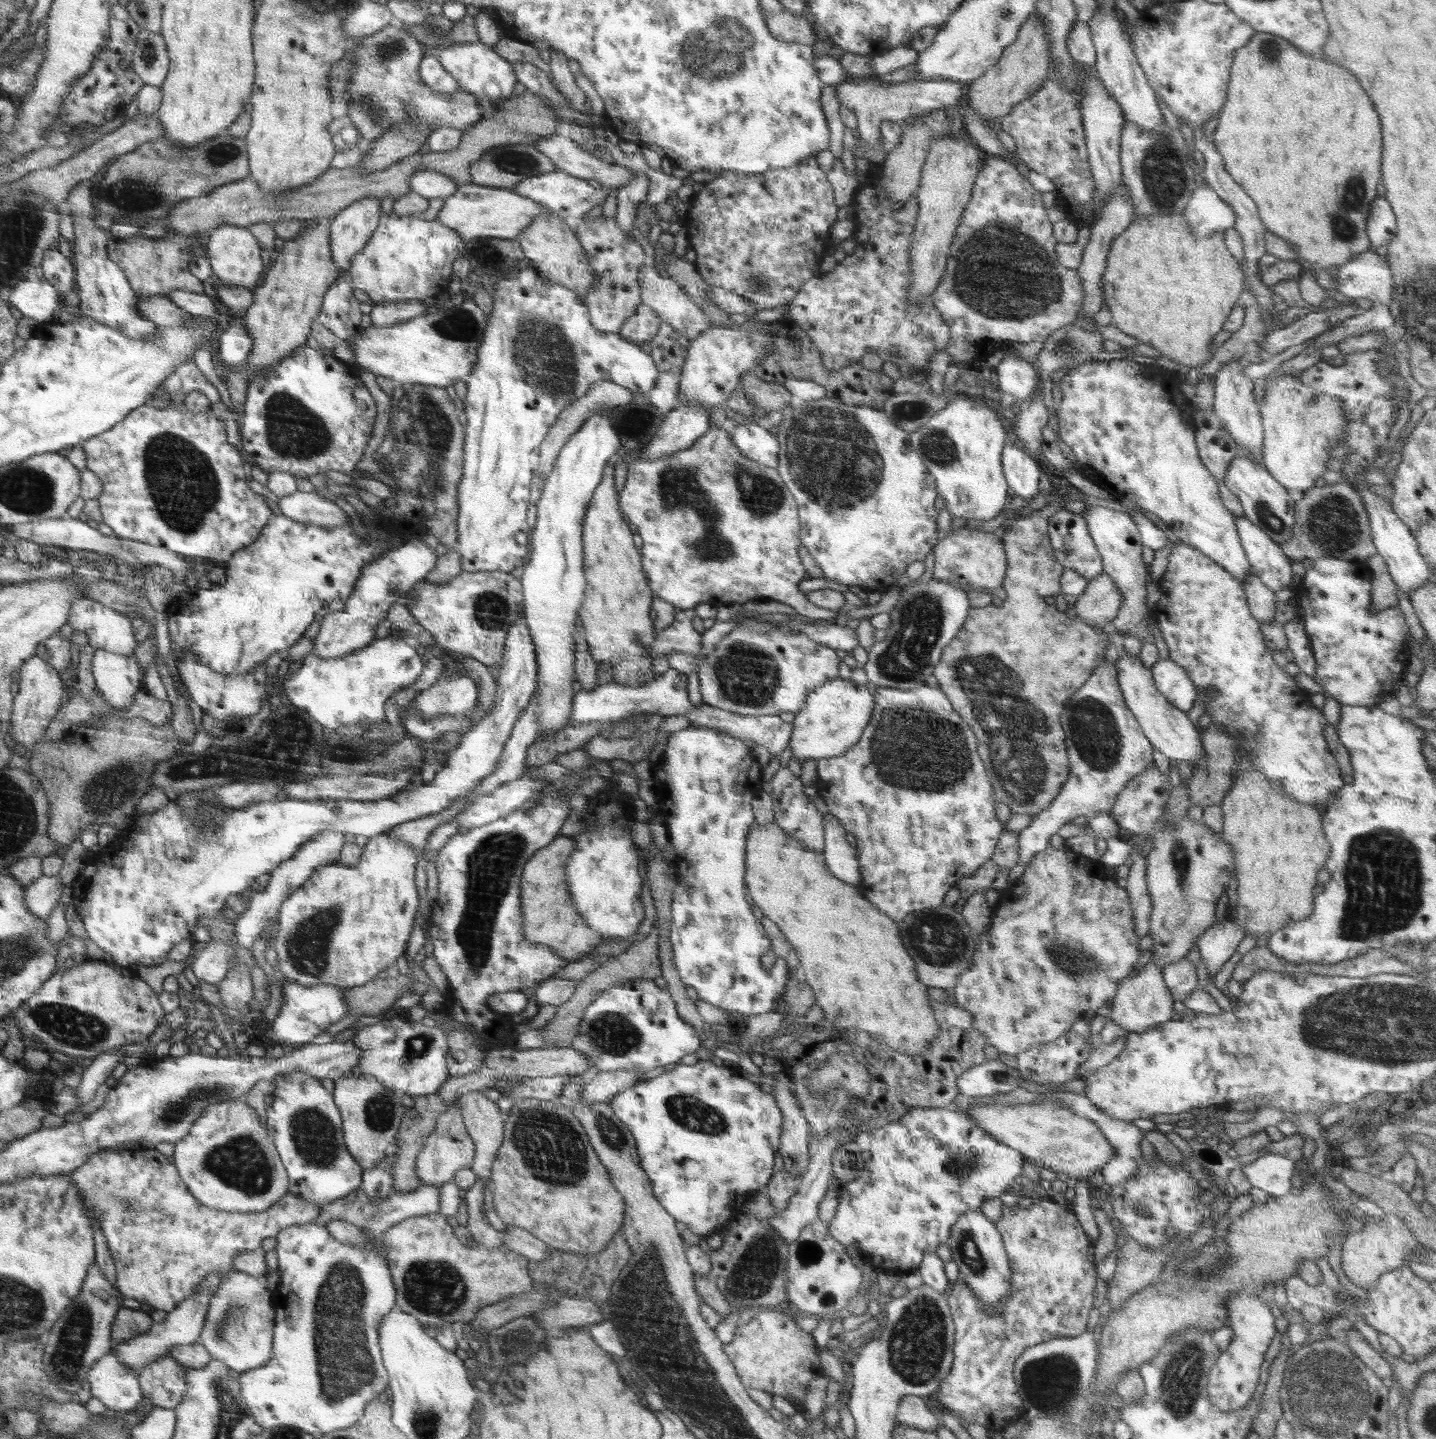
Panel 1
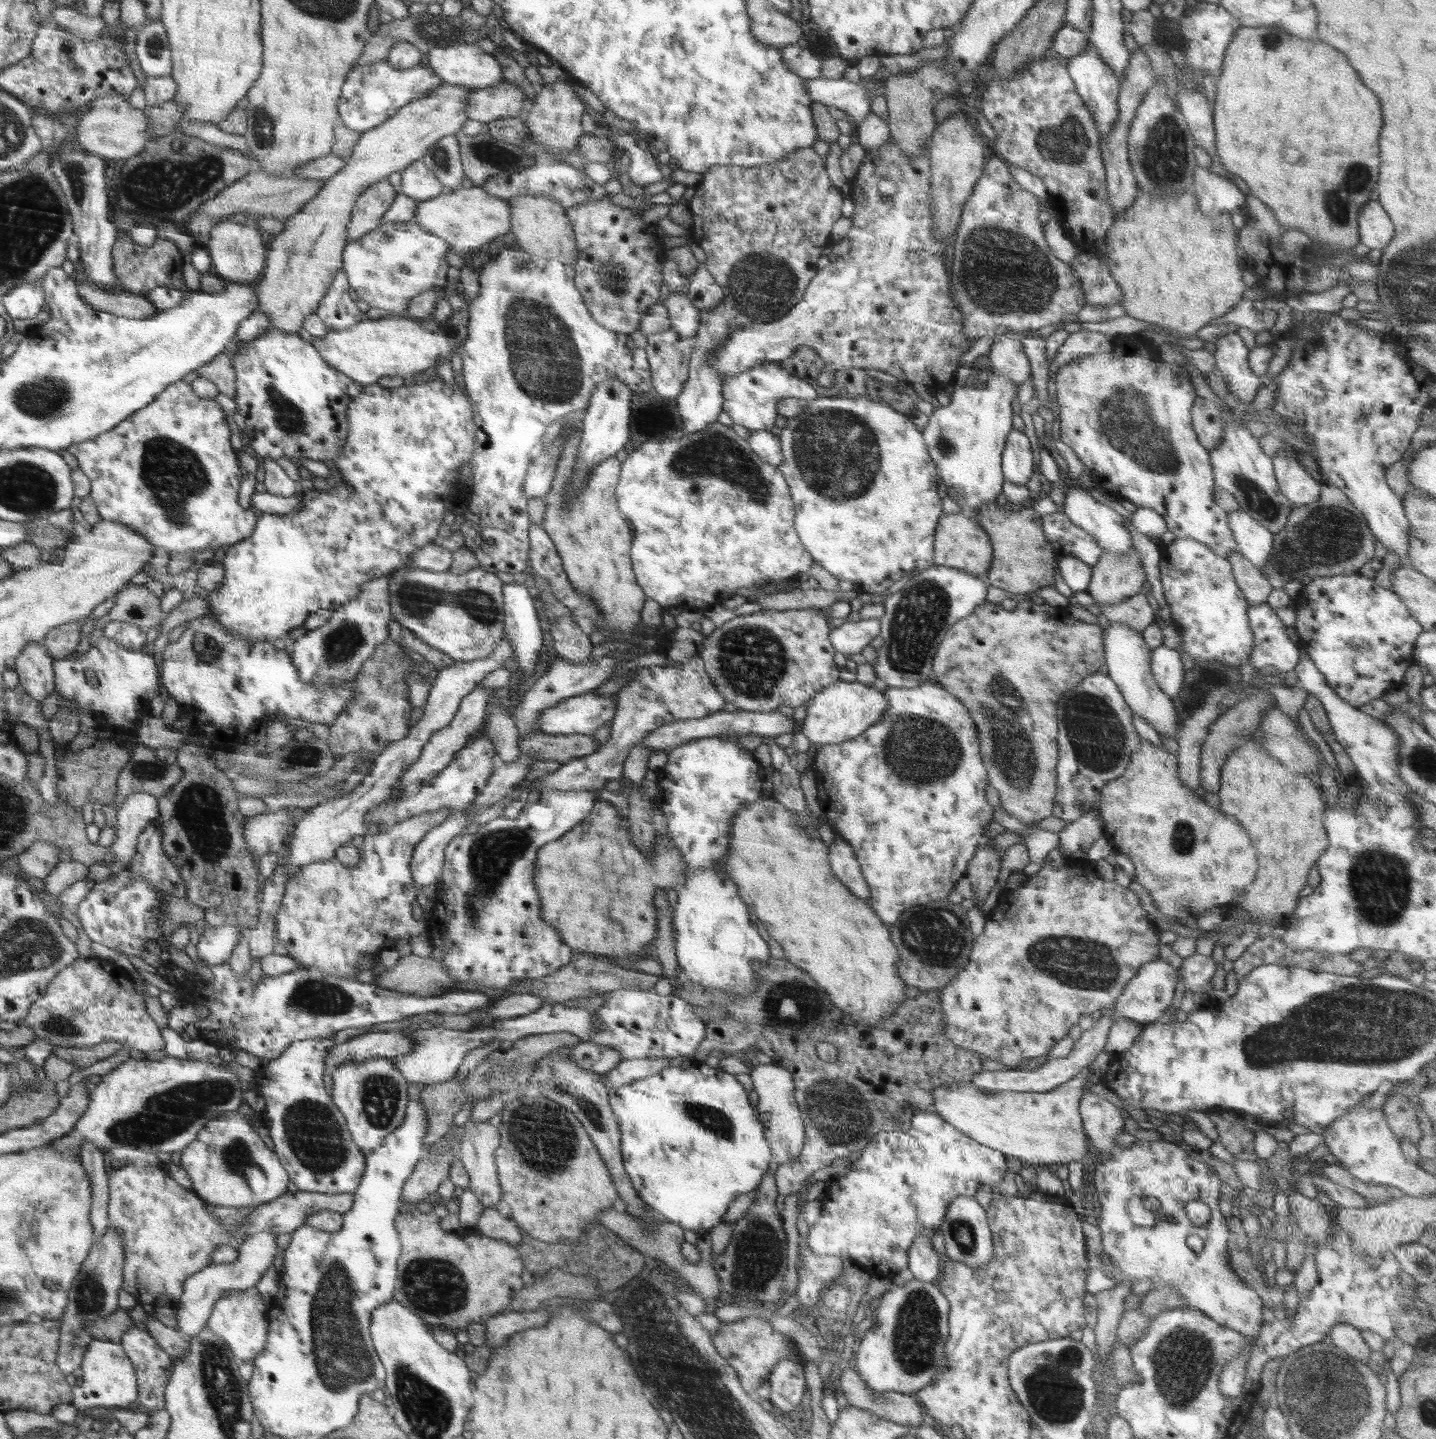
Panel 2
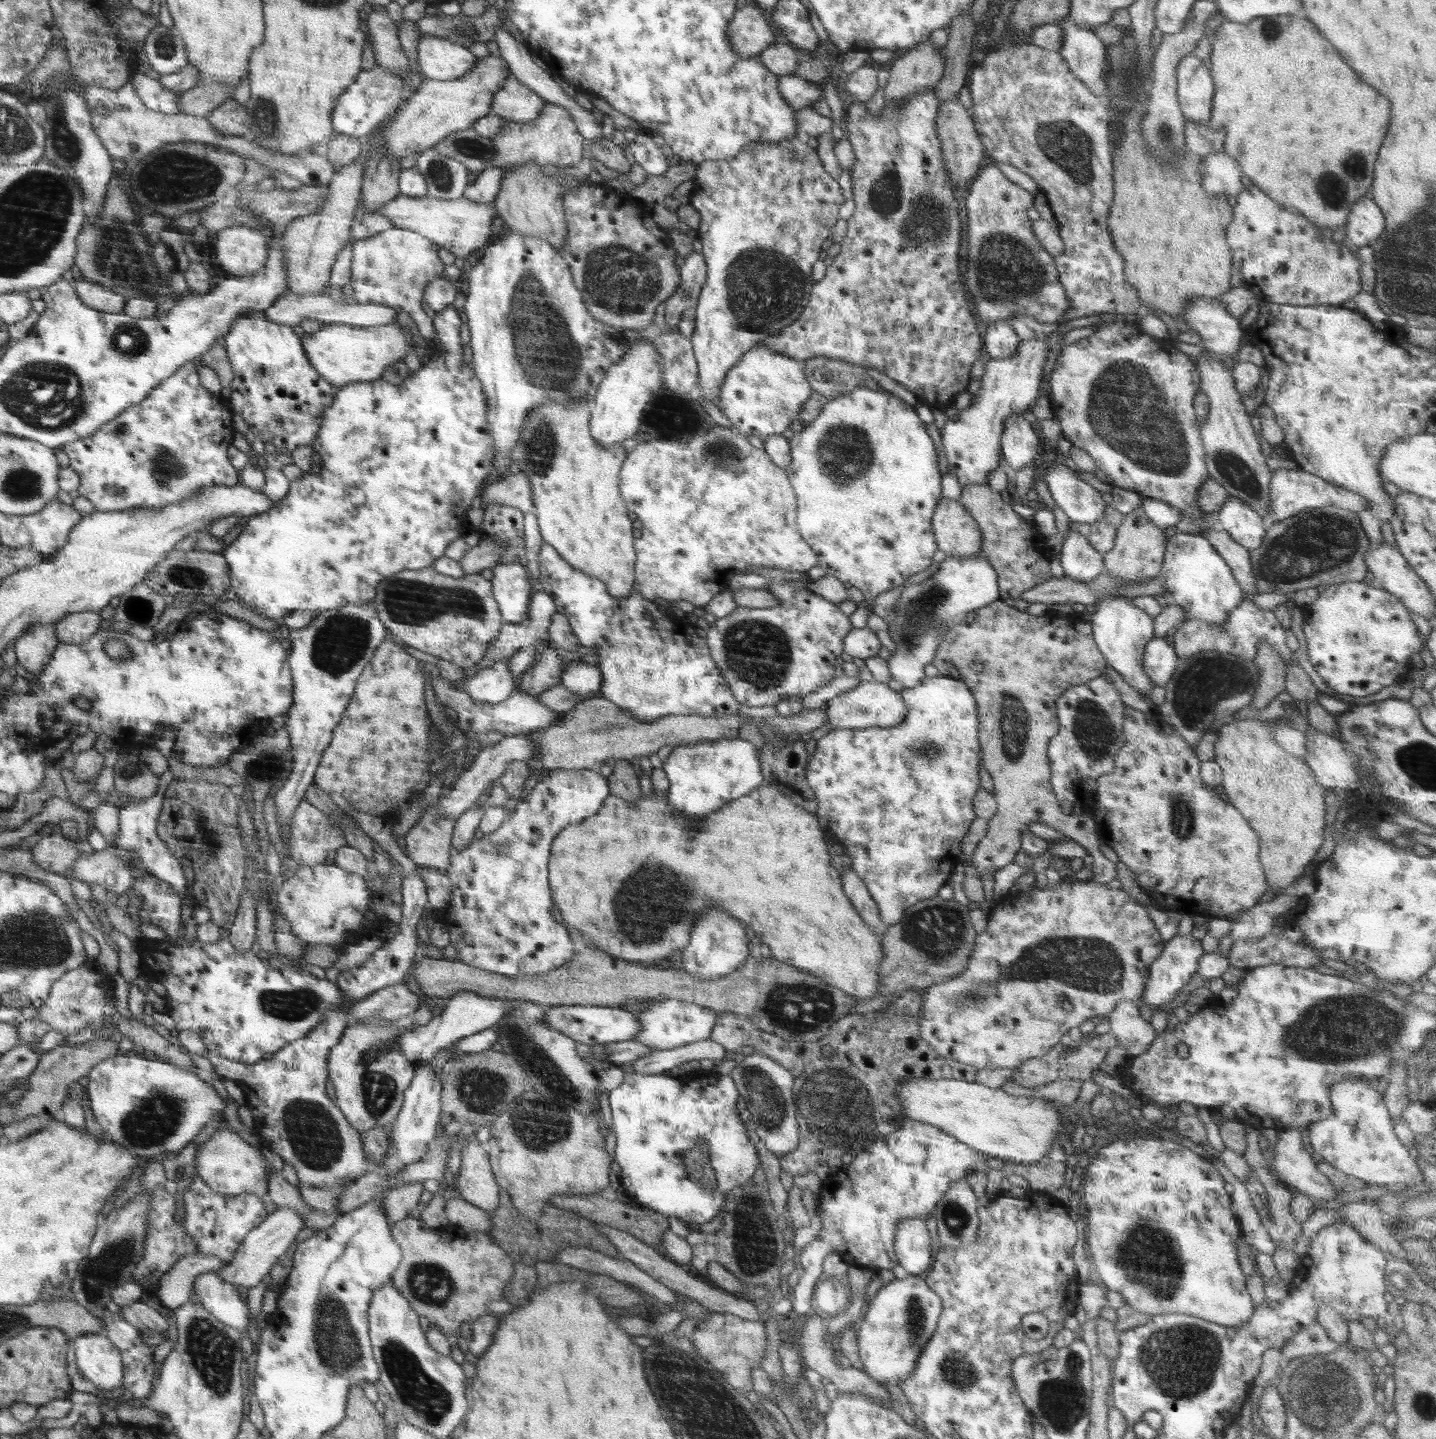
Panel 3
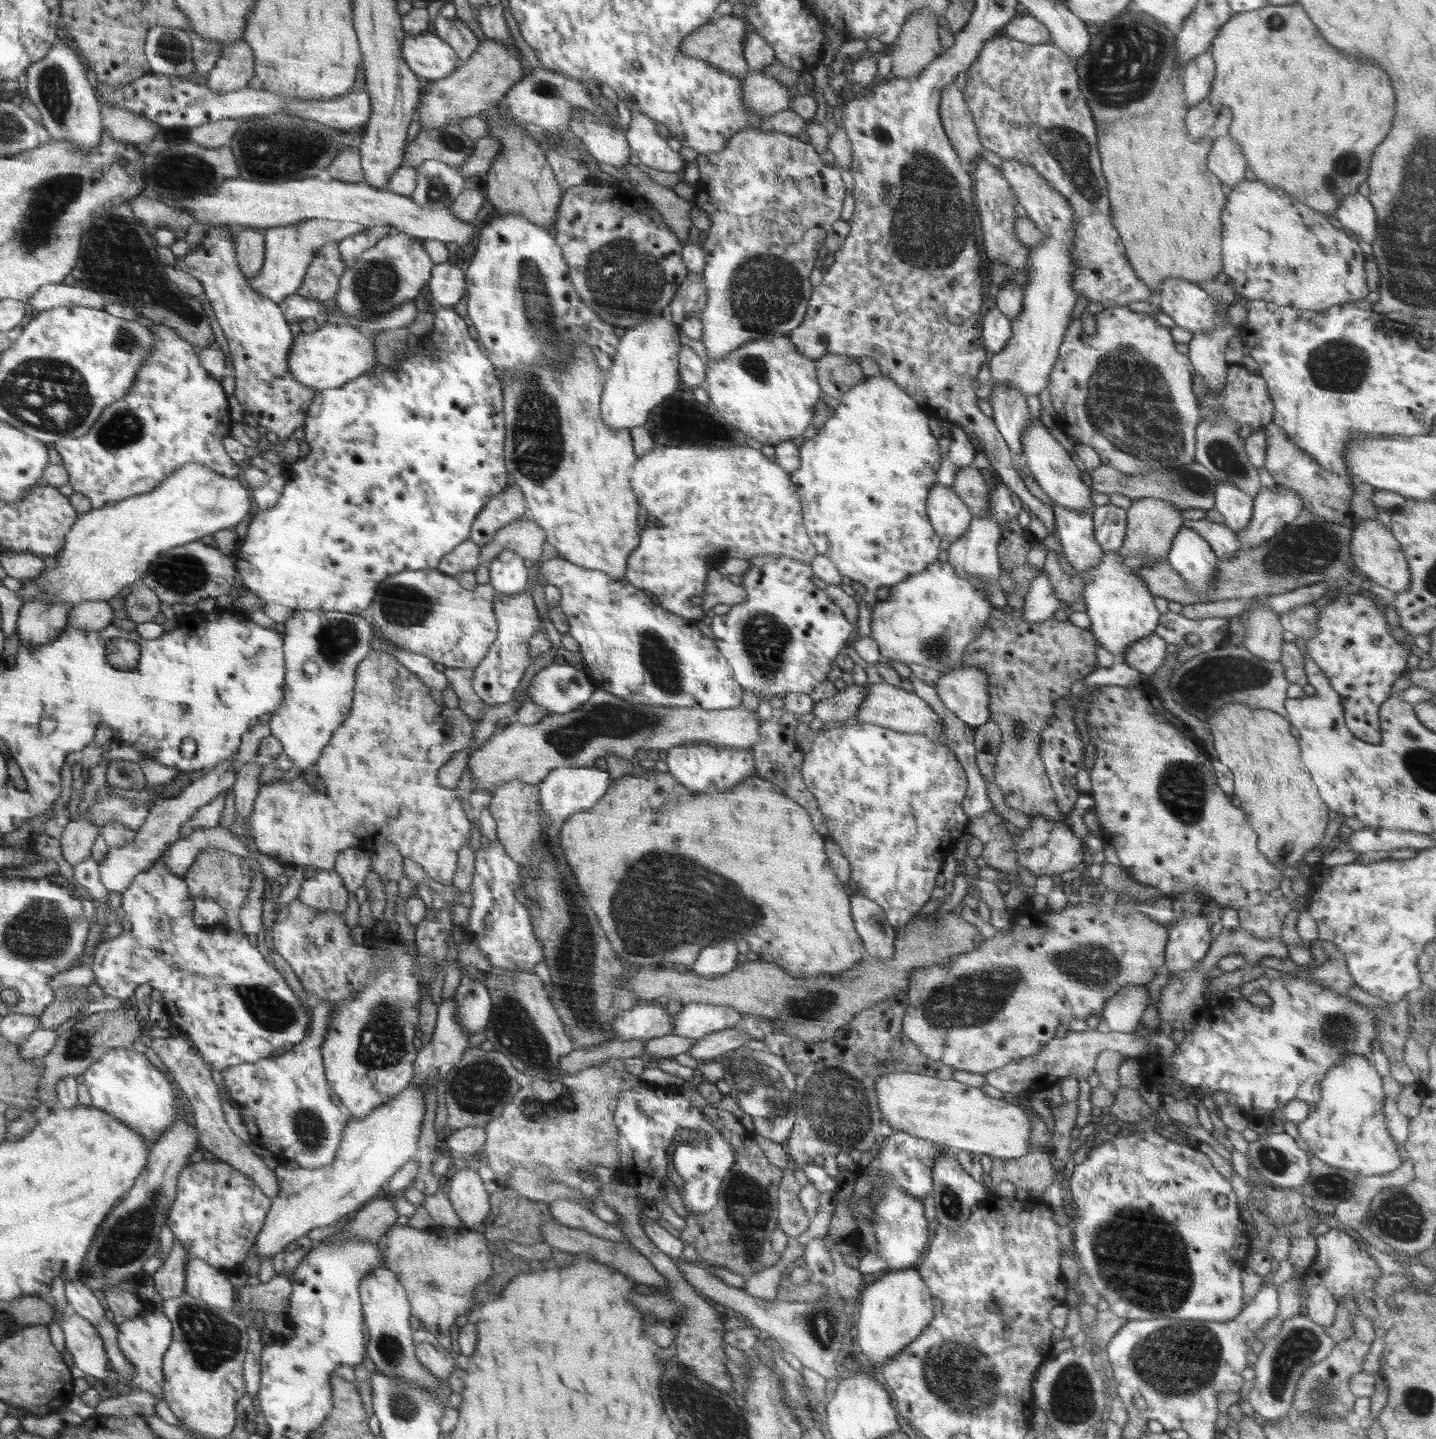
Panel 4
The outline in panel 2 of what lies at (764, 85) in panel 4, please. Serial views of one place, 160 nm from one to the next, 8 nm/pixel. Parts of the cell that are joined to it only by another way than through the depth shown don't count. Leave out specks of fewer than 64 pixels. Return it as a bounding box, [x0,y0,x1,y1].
[805,77,885,124]

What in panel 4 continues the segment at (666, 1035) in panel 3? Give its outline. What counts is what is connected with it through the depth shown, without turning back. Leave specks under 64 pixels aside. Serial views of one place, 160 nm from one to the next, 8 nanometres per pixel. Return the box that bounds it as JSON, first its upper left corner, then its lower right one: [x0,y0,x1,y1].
[673,1003,743,1039]

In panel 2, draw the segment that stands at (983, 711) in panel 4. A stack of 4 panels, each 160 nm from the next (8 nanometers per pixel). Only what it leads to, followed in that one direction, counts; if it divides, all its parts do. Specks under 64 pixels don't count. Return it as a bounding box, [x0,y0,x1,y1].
[812,681,994,924]

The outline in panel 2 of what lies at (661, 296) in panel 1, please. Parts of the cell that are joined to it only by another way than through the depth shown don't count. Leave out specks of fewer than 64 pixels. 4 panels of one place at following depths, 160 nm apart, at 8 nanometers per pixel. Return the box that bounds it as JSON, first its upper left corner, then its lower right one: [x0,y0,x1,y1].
[662,292,700,338]

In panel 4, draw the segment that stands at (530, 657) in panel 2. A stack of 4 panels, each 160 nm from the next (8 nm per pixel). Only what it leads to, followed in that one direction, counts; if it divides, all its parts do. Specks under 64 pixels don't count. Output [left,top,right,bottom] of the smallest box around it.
[489,550,531,596]

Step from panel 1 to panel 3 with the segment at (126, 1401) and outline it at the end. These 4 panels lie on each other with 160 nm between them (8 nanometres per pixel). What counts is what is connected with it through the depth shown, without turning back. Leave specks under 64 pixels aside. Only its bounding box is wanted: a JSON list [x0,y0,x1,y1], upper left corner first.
[73,1333,124,1393]

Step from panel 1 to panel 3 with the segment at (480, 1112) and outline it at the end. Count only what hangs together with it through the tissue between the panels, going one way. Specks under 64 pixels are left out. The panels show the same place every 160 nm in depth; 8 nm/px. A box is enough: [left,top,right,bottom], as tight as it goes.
[456,1137,500,1212]

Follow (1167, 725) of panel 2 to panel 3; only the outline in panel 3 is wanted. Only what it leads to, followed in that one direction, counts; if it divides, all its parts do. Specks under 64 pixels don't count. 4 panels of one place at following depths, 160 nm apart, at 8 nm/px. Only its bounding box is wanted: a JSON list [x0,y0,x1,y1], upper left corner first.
[1090,596,1155,698]

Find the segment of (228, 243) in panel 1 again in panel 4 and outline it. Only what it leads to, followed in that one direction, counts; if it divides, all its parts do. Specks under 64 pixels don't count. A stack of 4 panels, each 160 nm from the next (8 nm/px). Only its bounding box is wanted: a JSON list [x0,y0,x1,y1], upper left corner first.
[235,227,264,277]

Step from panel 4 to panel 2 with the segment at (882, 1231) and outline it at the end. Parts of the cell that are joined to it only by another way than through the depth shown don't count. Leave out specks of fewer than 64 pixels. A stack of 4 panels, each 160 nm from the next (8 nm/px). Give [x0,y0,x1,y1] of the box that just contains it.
[907,1235,944,1282]

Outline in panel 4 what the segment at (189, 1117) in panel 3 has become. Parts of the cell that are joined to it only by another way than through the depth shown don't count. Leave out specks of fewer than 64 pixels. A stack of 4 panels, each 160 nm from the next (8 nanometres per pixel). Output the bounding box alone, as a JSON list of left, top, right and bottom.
[80,1046,179,1147]

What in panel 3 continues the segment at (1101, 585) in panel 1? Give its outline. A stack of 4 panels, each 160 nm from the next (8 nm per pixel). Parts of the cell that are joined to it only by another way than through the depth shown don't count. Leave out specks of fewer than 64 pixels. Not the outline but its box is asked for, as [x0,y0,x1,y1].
[1103,507,1171,583]

